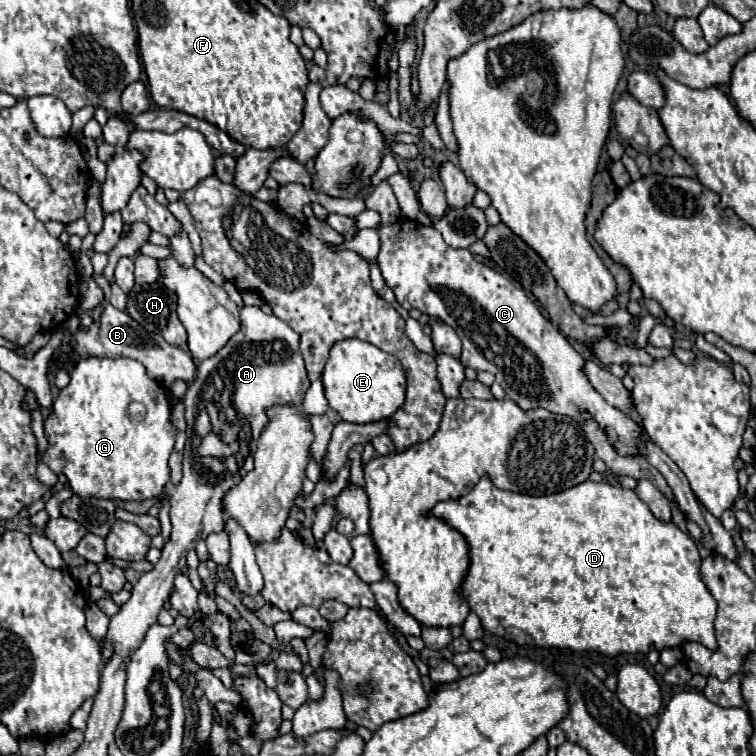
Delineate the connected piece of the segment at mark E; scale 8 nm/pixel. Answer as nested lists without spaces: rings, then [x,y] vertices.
[[[341,340],[331,348],[329,360],[325,364],[323,370],[323,388],[325,388],[325,398],[329,402],[329,406],[341,414],[341,418],[345,422],[355,422],[355,424],[369,424],[369,422],[377,422],[383,418],[391,418],[405,402],[405,370],[401,366],[401,362],[393,356],[387,354],[383,350],[379,350],[377,346],[363,342],[363,340]]]

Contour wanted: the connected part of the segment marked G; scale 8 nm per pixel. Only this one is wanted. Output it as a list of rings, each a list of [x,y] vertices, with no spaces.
[[[81,358],[71,372],[67,388],[53,402],[53,414],[45,420],[49,448],[43,462],[55,472],[65,474],[77,496],[99,496],[111,500],[149,500],[157,498],[171,478],[169,454],[175,444],[177,428],[171,424],[169,392],[147,376],[143,364],[133,358]]]

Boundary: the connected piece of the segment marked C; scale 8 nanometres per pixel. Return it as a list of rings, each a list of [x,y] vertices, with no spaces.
[[[399,218],[391,226],[377,226],[381,234],[379,268],[387,286],[395,292],[397,302],[405,308],[417,308],[427,316],[447,322],[463,342],[461,362],[473,370],[487,370],[501,384],[507,398],[517,402],[521,410],[545,408],[555,414],[563,414],[581,422],[581,412],[589,412],[593,420],[603,428],[611,446],[619,456],[641,456],[645,430],[629,414],[613,408],[591,388],[585,374],[585,358],[569,344],[569,340],[541,314],[537,304],[513,282],[504,272],[487,268],[477,262],[469,250],[455,250],[445,244],[445,240],[431,226],[423,226],[409,218]]]

